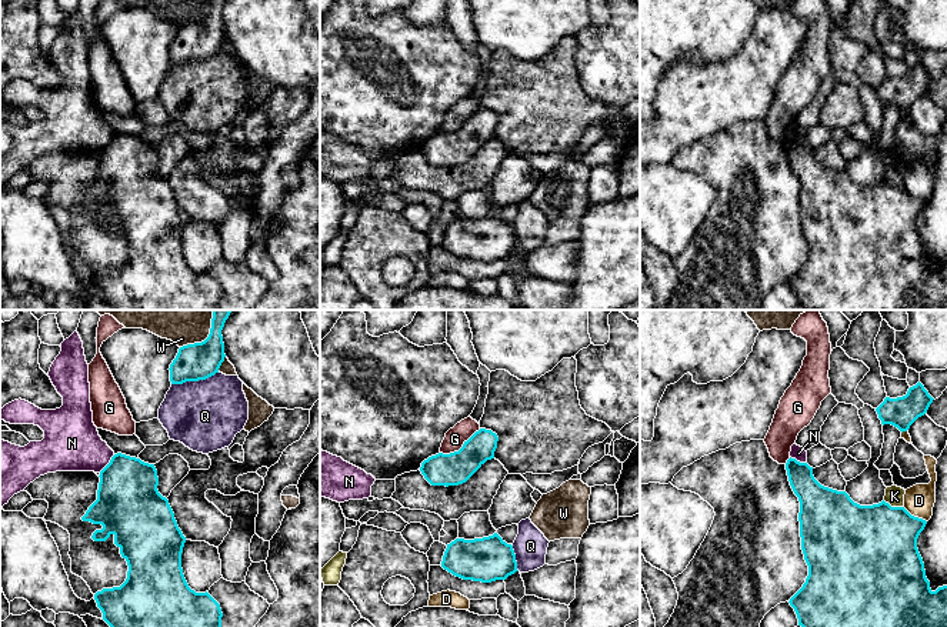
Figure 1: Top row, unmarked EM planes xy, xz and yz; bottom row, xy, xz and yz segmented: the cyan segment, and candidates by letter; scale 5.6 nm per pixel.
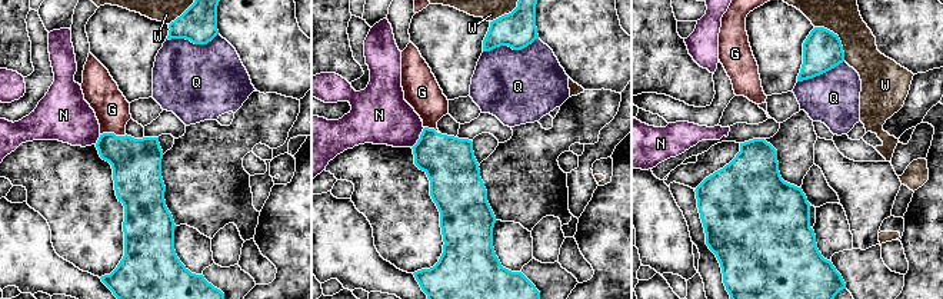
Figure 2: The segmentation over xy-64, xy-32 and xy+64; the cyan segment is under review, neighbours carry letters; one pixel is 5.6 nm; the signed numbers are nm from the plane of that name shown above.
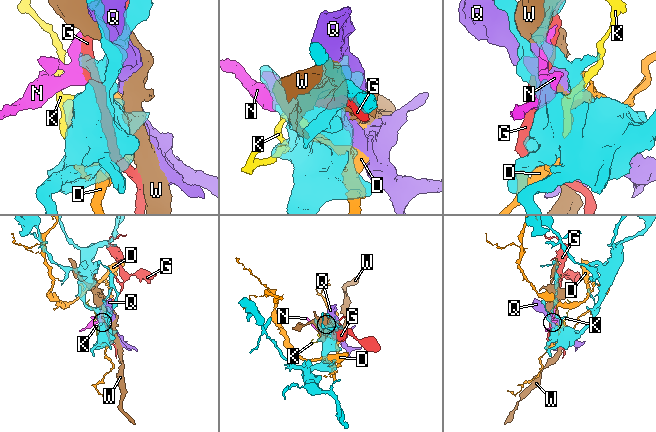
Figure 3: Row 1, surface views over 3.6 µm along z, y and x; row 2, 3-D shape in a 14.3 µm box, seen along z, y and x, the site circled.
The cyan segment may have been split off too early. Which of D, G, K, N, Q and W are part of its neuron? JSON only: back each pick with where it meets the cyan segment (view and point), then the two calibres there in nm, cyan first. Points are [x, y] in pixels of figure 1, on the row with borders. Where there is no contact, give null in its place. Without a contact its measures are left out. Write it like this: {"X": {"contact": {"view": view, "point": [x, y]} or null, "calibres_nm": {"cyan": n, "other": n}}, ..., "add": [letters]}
{"add": []}

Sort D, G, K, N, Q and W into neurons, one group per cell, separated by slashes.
D / G / K / N / Q / W

